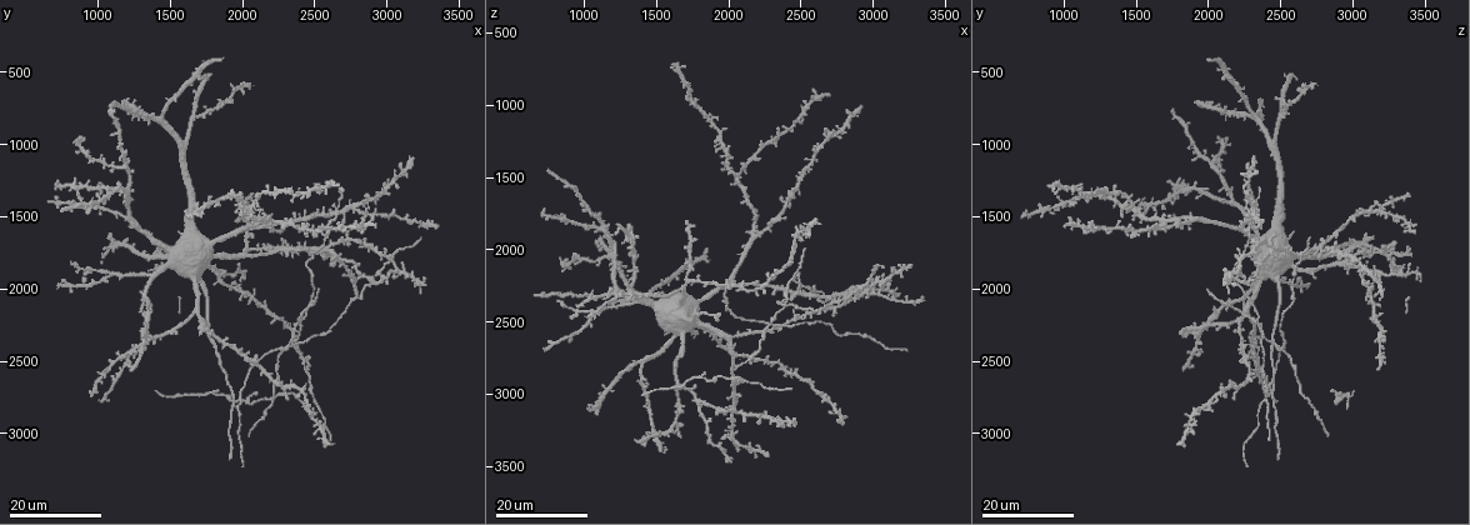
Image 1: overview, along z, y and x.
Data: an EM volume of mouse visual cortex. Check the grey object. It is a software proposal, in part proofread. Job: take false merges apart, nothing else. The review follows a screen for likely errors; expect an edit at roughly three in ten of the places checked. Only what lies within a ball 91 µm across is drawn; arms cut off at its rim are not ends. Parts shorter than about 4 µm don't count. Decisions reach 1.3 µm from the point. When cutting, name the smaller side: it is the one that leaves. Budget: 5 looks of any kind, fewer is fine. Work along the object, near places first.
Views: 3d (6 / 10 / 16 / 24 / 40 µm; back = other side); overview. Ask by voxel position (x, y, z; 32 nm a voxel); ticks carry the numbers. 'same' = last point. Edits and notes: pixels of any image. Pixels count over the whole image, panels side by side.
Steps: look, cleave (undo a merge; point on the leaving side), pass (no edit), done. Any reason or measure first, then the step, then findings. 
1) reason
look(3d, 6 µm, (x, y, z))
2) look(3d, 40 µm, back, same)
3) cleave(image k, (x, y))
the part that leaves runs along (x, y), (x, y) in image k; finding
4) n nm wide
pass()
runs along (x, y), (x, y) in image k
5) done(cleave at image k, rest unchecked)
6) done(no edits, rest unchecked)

look(3d, 24 µm, (2060, 2800, 2900))

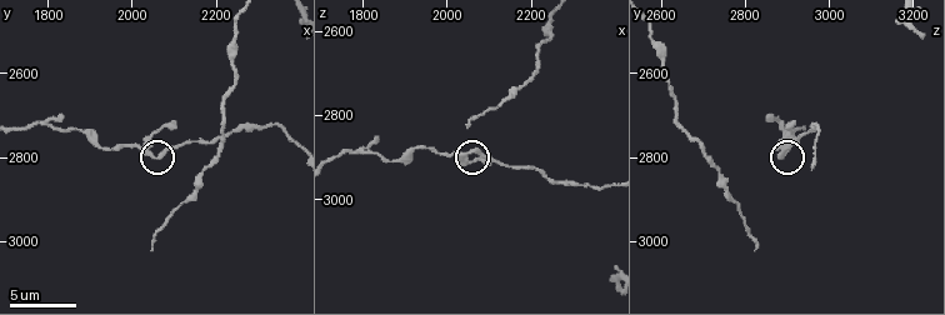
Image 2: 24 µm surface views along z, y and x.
closer look
look(3d, 10 µm, (2070, 2795, 2885))

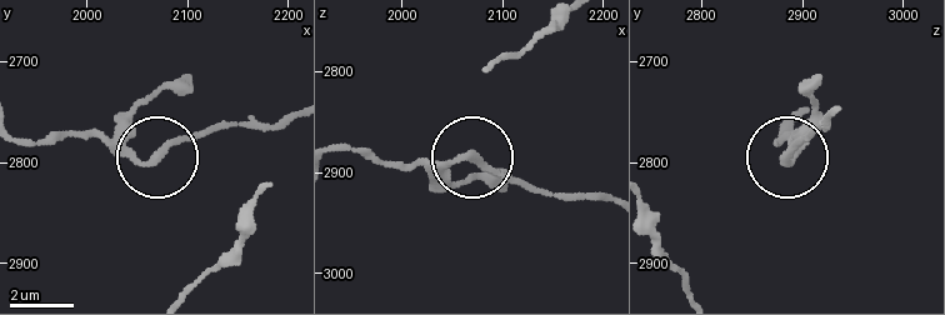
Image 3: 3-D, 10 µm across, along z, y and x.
pass()
one neuron here

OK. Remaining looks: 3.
looks like a crossing
look(3d, 24 µm, (2380, 2240, 2340))

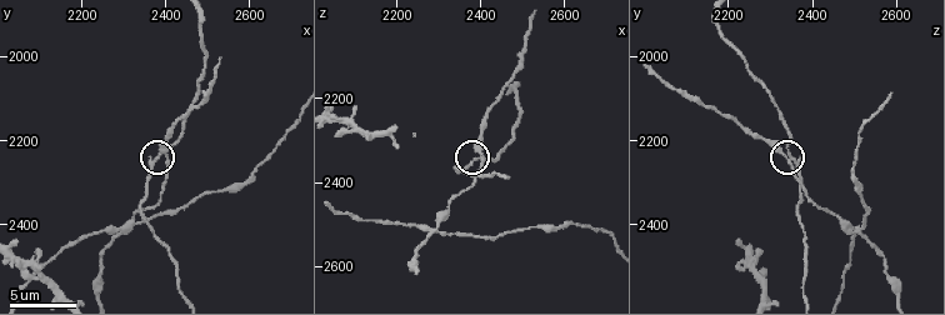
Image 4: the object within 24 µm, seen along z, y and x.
look(3d, 10 µm, (2385, 2235, 2345))

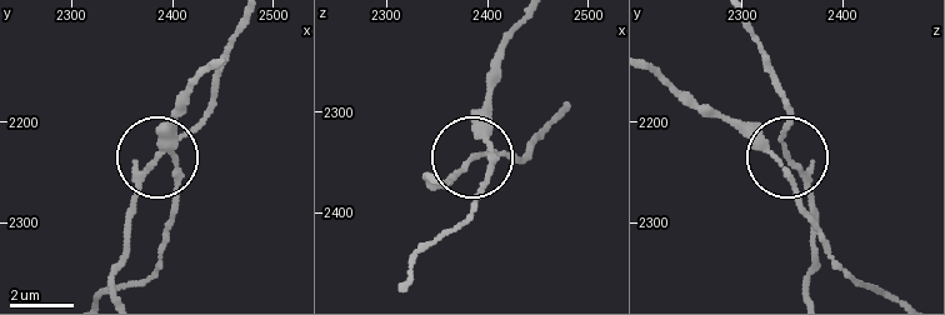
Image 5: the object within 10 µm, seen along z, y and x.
look(3d, 6 µm, (2390, 2234, 2344))

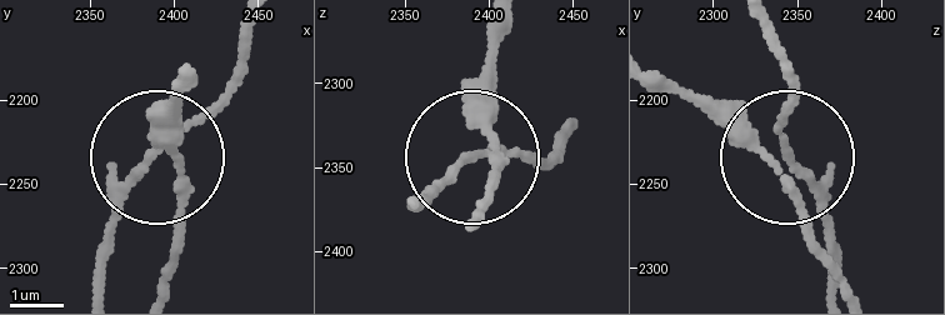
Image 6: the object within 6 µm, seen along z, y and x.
4 arms
pass()
runs along (765, 33), (788, 86), (788, 140), (836, 256) in image 6; one neuron here

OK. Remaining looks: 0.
done(no edits, rest unchecked)

